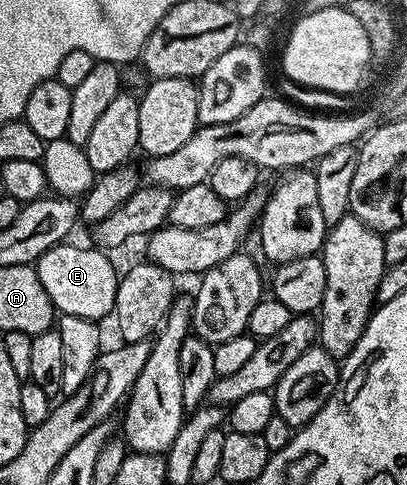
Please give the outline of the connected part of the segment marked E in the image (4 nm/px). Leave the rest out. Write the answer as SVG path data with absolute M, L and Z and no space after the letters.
M64 247L59 251L53 252L43 262L42 268L46 283L50 287L50 291L58 303L60 312L65 318L86 319L90 323L103 326L105 324L104 321L110 320L111 317L113 320L119 314L126 273L120 270L120 265L116 262L119 260L111 253L95 253L89 249L79 247L73 247L73 249L68 248Z

